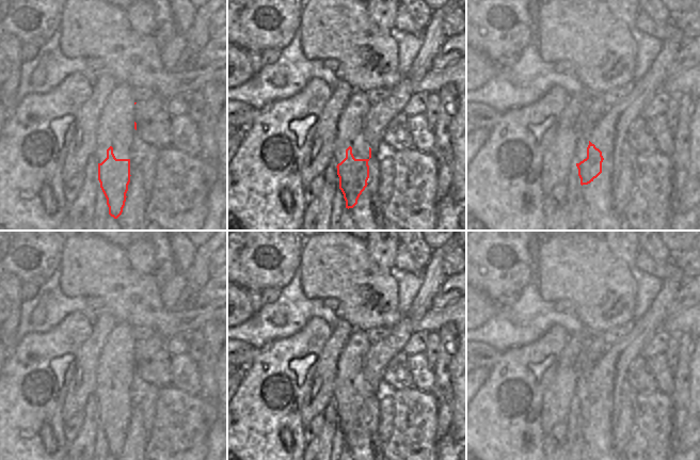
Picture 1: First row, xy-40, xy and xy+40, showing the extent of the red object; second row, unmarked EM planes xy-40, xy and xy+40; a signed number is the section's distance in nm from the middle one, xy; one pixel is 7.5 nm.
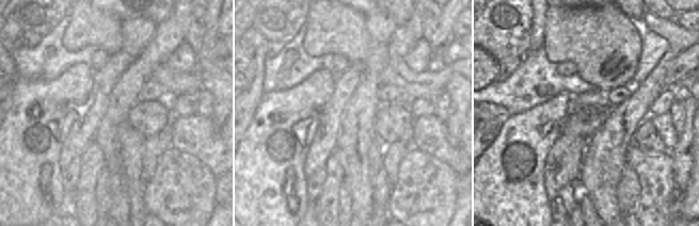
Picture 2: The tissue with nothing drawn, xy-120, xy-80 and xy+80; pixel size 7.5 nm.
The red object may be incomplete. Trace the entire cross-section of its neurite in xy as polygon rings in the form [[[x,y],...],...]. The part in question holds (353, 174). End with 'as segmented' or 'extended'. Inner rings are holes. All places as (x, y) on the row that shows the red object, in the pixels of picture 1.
[[[353,91],[337,122],[333,162],[348,209],[357,204],[368,185],[371,148],[363,136],[363,125],[370,108],[367,93]]]; extended

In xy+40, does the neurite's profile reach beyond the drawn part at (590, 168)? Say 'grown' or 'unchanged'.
grown

